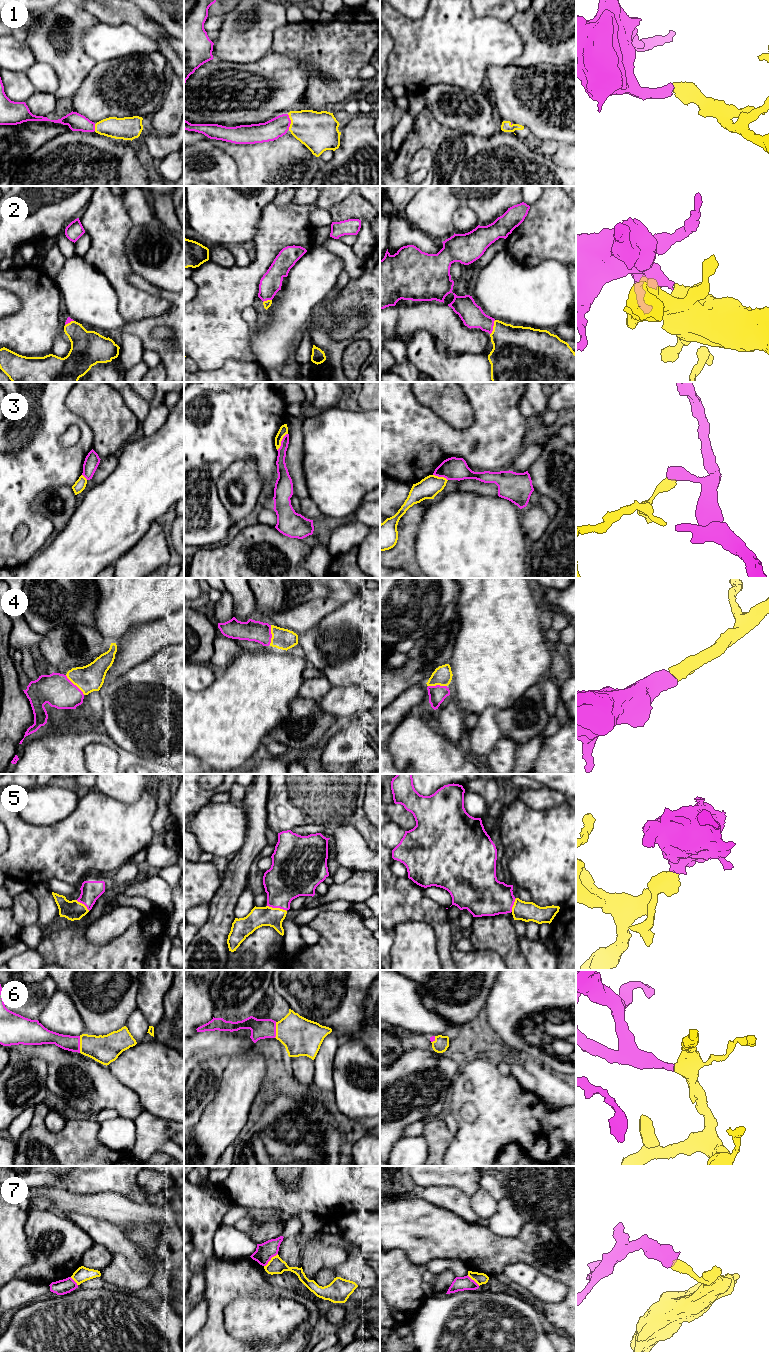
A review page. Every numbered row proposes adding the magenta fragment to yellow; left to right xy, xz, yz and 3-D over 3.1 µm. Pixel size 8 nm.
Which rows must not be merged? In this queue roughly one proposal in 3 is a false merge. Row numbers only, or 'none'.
3, 7

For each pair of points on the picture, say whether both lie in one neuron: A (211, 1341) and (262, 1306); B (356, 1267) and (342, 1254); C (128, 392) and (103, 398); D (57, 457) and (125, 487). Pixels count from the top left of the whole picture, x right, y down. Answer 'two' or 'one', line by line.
A: two
B: two
C: two
D: two

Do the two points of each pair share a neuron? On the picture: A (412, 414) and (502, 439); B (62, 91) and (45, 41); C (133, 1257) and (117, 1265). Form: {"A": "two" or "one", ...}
{"A": "one", "B": "one", "C": "two"}

